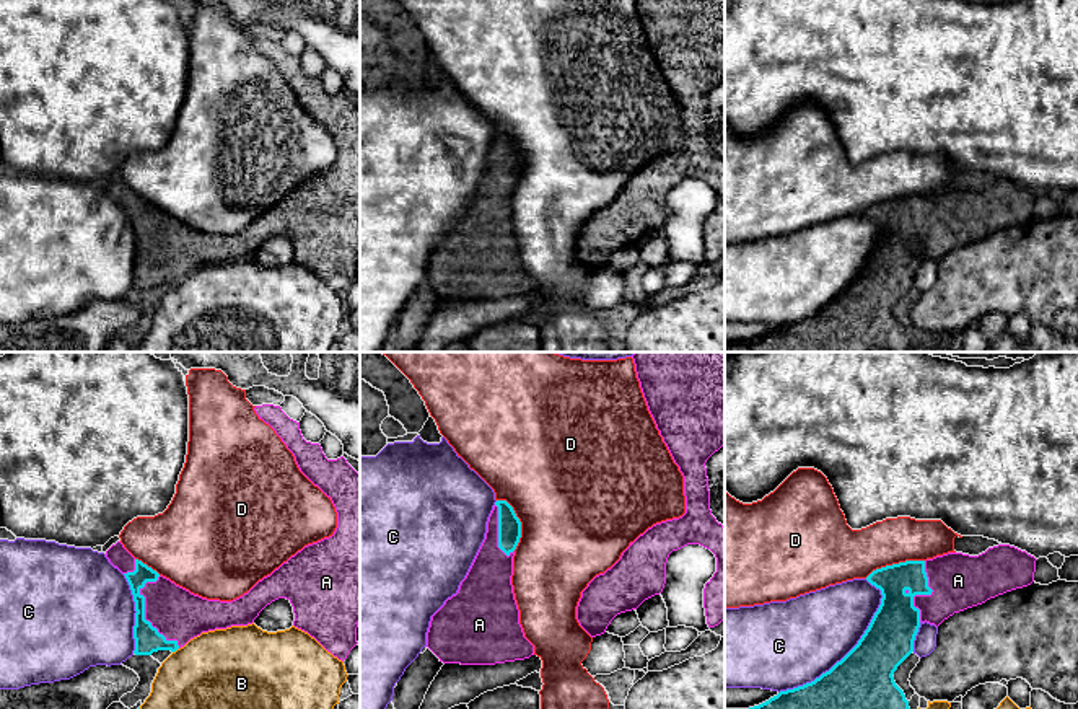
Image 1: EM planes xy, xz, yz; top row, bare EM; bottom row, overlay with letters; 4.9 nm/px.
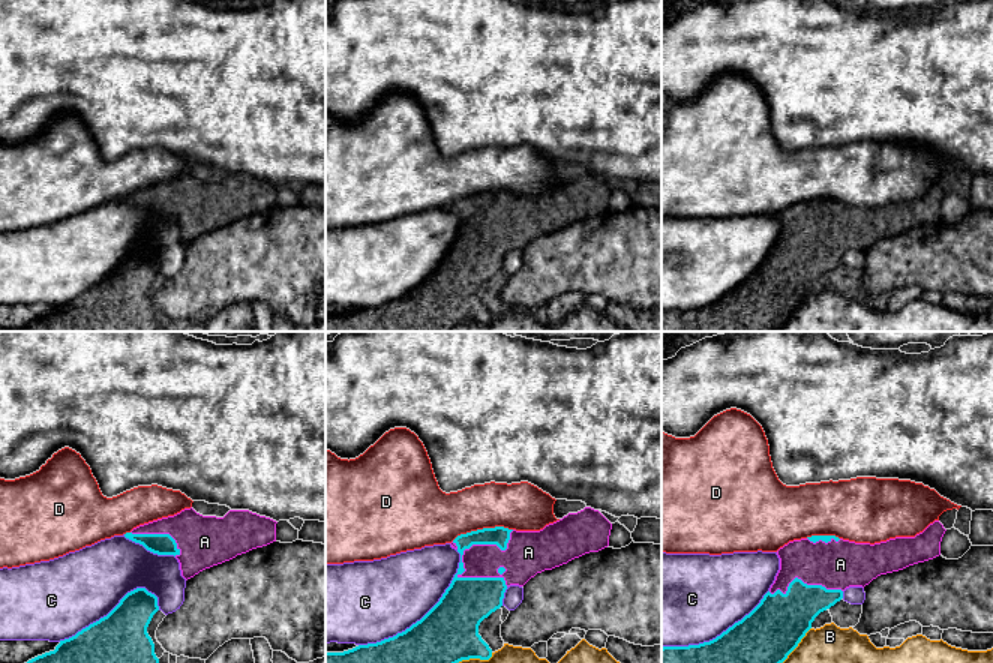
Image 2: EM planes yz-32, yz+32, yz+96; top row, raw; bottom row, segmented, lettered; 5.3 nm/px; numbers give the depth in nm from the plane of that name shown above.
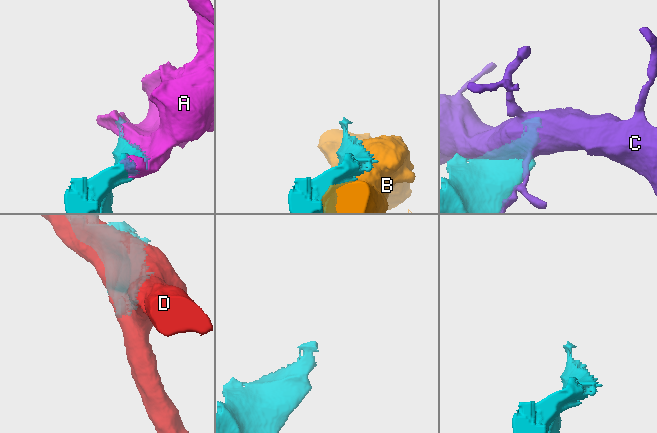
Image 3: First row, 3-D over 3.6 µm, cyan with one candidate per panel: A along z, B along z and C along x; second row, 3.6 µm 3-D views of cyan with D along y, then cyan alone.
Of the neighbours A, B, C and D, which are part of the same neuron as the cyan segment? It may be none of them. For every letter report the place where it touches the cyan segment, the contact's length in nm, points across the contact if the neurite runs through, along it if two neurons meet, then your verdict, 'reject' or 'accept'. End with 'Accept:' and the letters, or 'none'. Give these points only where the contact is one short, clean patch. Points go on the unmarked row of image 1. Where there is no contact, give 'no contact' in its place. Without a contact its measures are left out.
A: xy (144, 246) | 380 nm | accept
B: xy (175, 286) | 40 nm | reject
C: yz (847, 289) | 700 nm | reject
D: xz (520, 157) | 280 nm | reject
Accept: A

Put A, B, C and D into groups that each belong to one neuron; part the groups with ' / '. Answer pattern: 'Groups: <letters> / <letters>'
Groups: A / B / C / D

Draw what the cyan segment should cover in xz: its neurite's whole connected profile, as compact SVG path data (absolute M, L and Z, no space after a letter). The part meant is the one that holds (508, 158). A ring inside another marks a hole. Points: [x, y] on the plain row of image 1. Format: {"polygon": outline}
{"polygon": "M497 135L485 174L456 230L432 251L427 282L443 298L495 300L534 290L515 235L513 191L521 156L506 135Z"}

